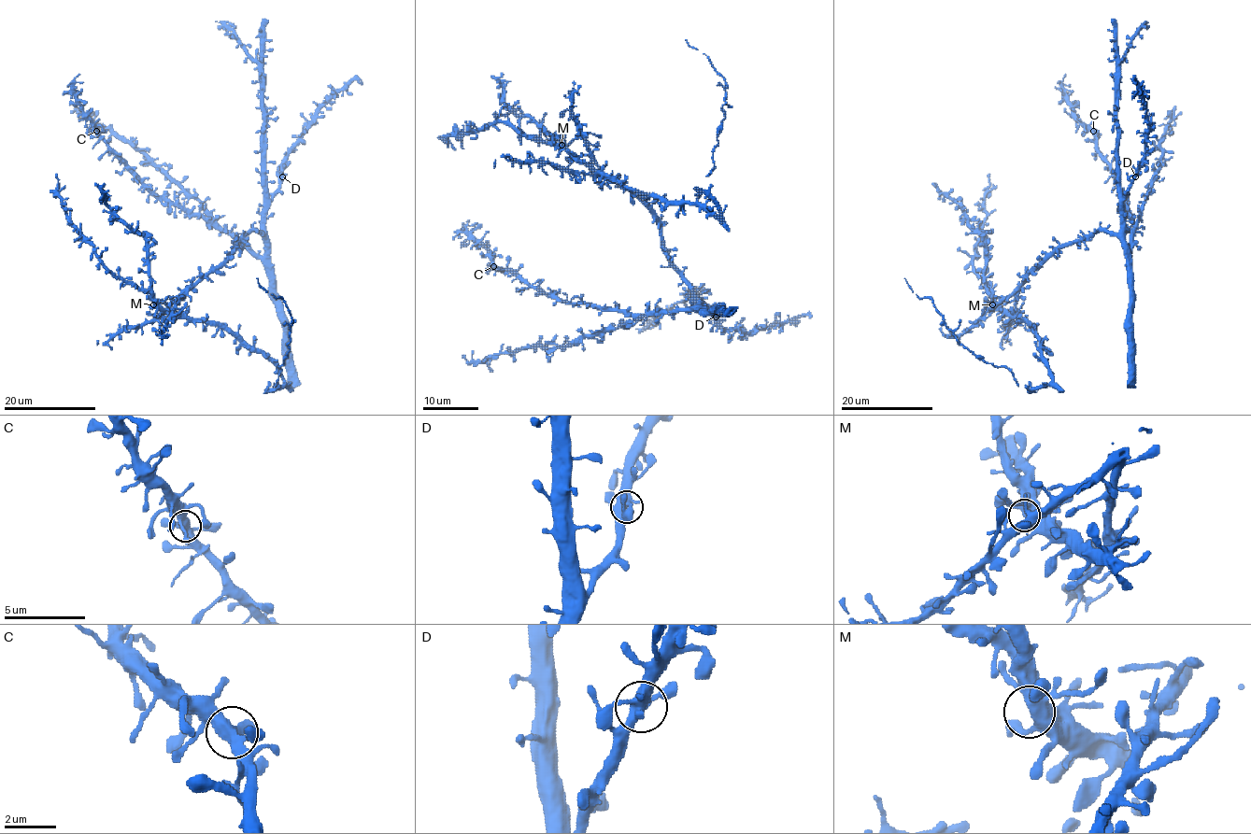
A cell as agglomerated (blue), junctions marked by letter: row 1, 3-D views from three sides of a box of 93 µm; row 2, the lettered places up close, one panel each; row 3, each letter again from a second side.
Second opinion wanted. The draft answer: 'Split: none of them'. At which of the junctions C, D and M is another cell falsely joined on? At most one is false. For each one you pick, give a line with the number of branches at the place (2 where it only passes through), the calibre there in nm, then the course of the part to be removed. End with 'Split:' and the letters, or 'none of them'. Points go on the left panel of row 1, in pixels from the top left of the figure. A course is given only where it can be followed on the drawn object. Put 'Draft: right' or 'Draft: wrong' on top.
Draft: right
Split: none of them

